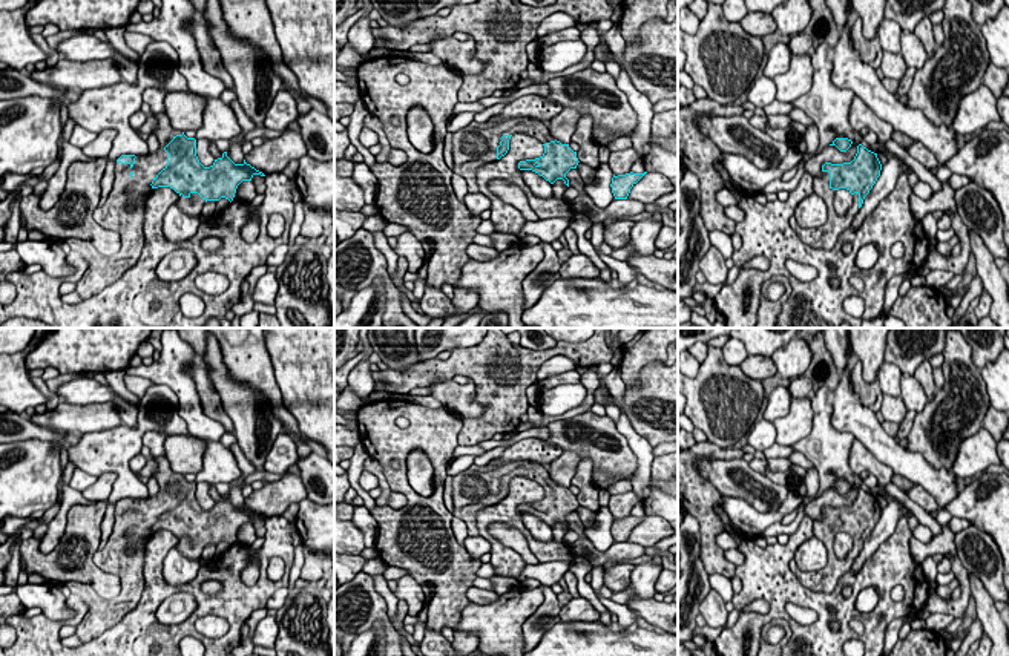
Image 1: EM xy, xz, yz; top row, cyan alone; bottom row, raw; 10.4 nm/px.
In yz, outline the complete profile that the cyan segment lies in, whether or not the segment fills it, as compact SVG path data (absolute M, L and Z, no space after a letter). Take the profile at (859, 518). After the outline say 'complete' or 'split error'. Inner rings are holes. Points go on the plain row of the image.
M862 487L857 489L857 497L851 506L825 506L822 509L822 520L814 521L813 533L825 544L828 564L822 570L800 572L796 561L791 559L791 572L807 589L831 593L837 585L839 578L850 572L865 540L880 520L880 513L882 507L877 497L868 494ZM839 532L846 532L853 538L853 547L843 559L834 555L834 538Z | split error

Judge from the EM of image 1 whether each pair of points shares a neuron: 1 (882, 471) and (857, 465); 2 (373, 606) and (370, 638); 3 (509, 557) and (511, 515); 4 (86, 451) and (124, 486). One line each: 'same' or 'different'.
1: same
2: different
3: same
4: same

